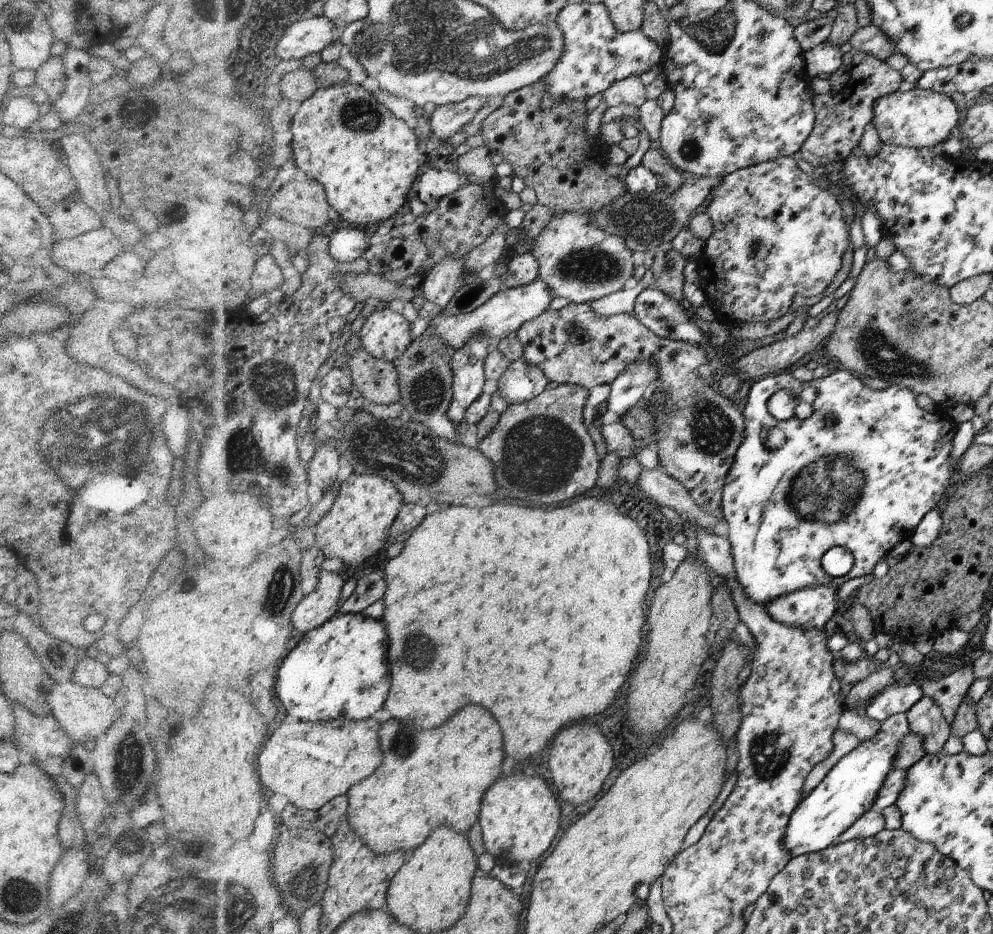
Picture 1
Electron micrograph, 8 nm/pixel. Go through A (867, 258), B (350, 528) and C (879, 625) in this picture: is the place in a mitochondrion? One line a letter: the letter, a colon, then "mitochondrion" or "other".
A: other
B: other
C: other

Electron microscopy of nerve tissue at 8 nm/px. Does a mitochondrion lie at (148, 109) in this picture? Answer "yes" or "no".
no

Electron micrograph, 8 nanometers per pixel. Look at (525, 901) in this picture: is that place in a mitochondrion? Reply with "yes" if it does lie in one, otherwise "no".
no

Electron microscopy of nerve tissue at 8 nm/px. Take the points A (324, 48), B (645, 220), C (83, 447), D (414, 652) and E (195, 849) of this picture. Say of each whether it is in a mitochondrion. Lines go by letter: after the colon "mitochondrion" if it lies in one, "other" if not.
A: other
B: mitochondrion
C: mitochondrion
D: mitochondrion
E: other

